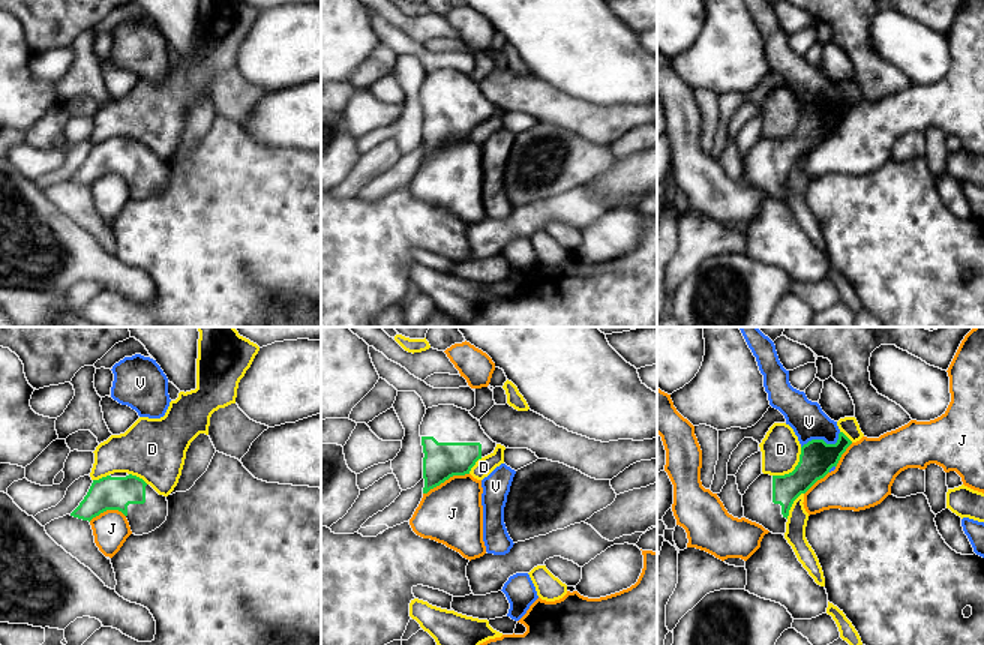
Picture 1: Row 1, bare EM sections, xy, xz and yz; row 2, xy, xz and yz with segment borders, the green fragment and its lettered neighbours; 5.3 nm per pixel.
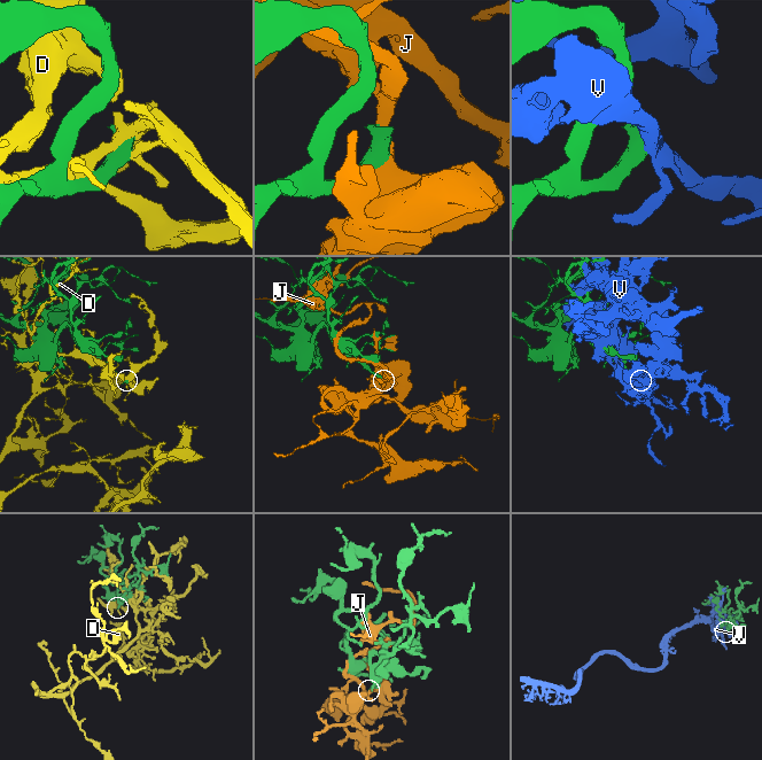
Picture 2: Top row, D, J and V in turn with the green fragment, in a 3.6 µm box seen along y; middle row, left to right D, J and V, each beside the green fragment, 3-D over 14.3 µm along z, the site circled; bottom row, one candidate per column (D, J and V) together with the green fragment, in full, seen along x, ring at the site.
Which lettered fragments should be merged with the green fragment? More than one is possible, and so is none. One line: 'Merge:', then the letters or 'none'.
Merge: none

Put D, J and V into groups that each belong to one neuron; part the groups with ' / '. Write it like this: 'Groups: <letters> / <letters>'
Groups: D / J / V

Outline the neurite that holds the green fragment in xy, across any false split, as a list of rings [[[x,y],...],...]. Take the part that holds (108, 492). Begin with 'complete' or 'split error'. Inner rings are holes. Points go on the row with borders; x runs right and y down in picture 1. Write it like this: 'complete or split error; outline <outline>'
split error; outline [[[114,472],[93,480],[87,495],[70,516],[90,522],[106,510],[122,512],[132,534],[142,536],[166,520],[168,501],[142,478],[128,472]]]

